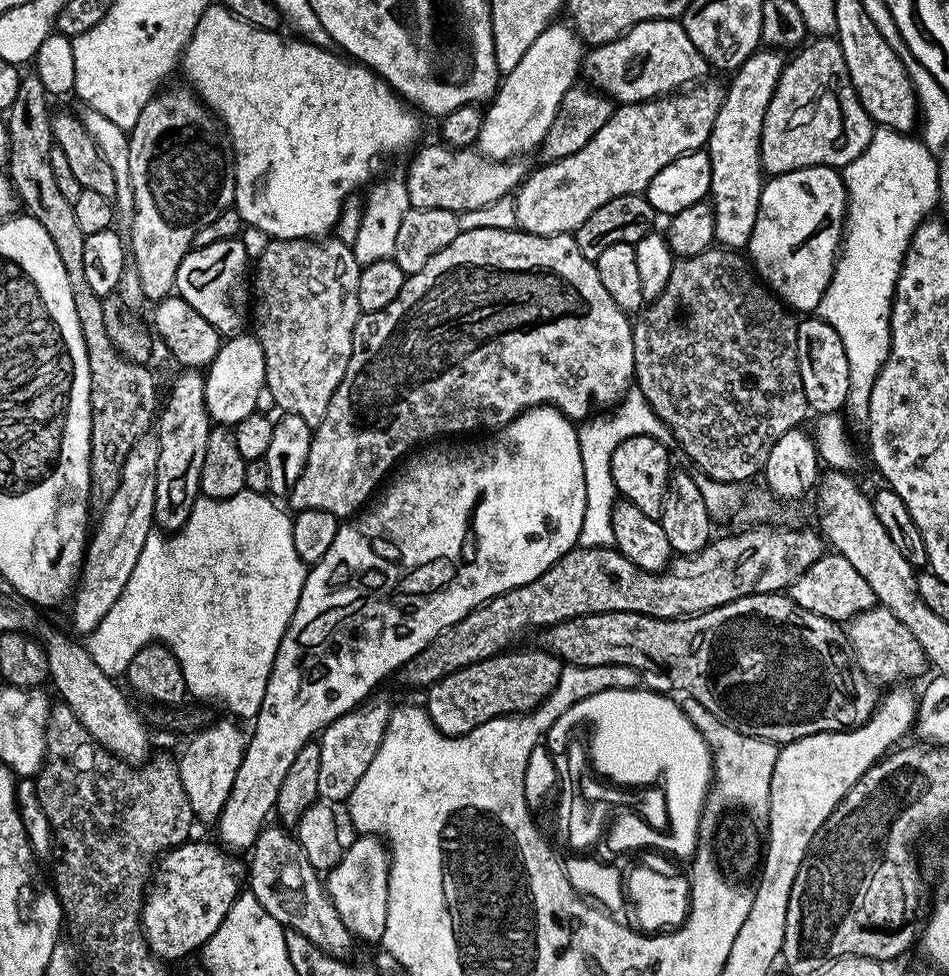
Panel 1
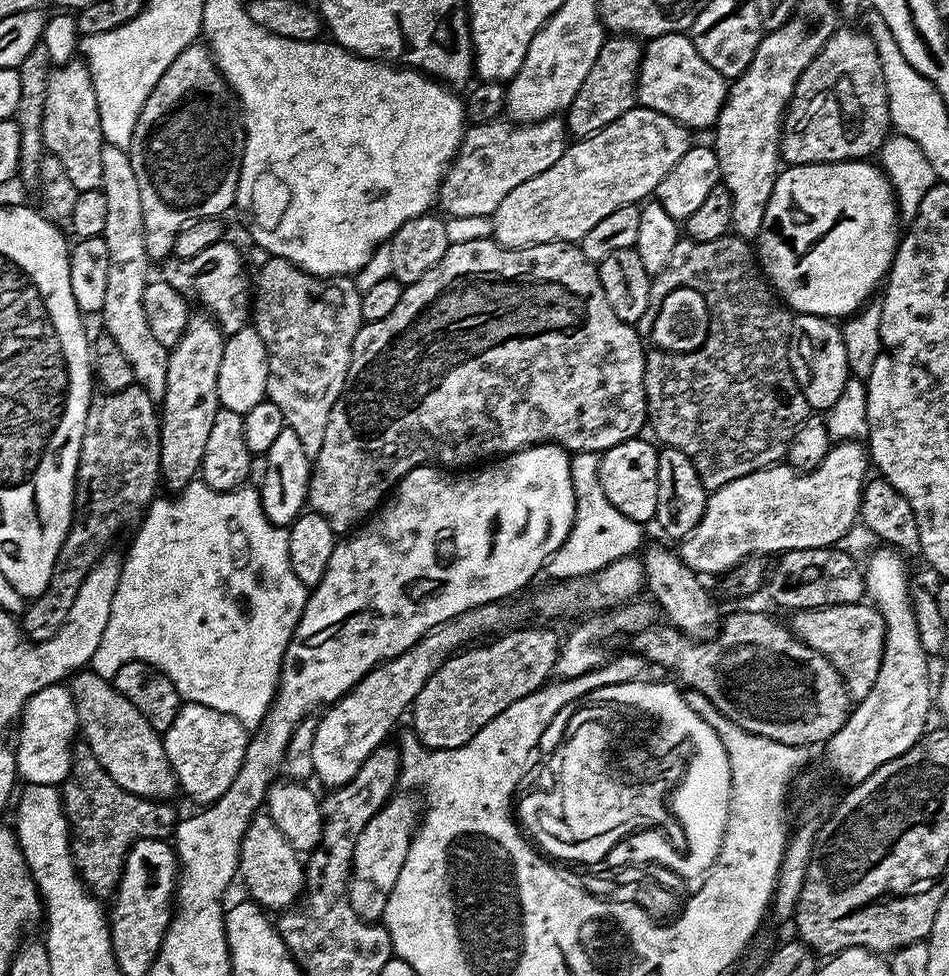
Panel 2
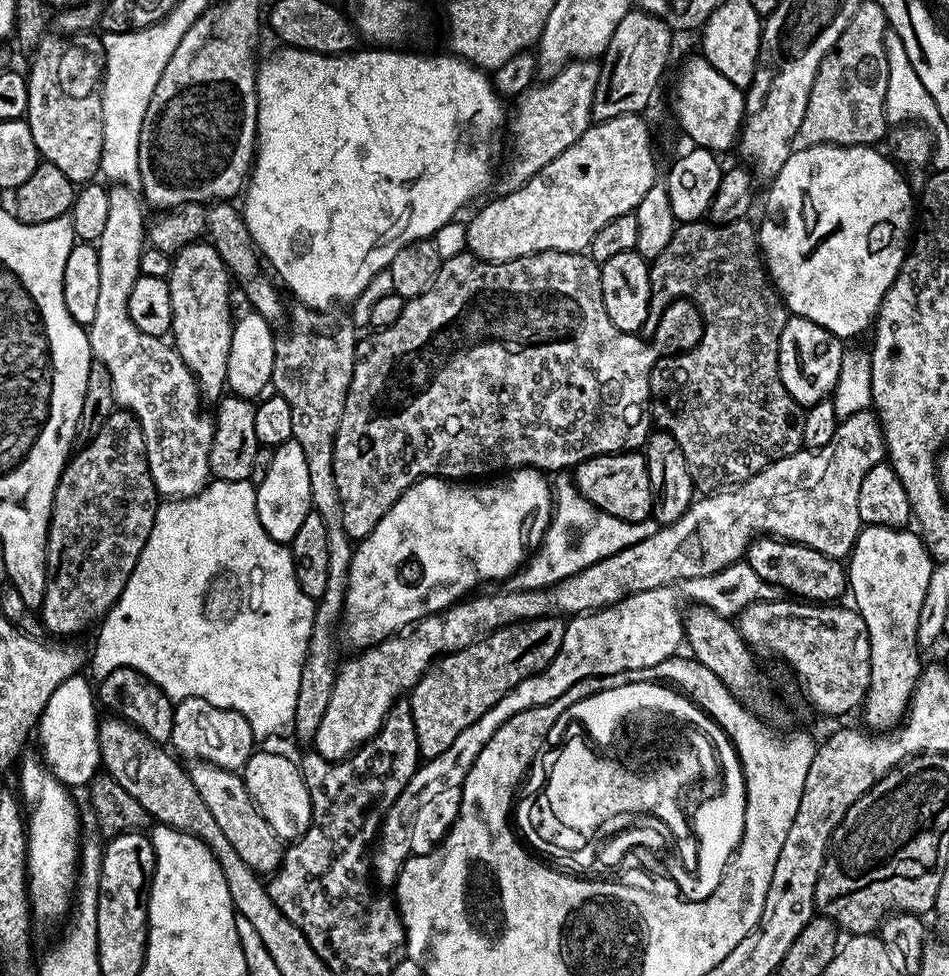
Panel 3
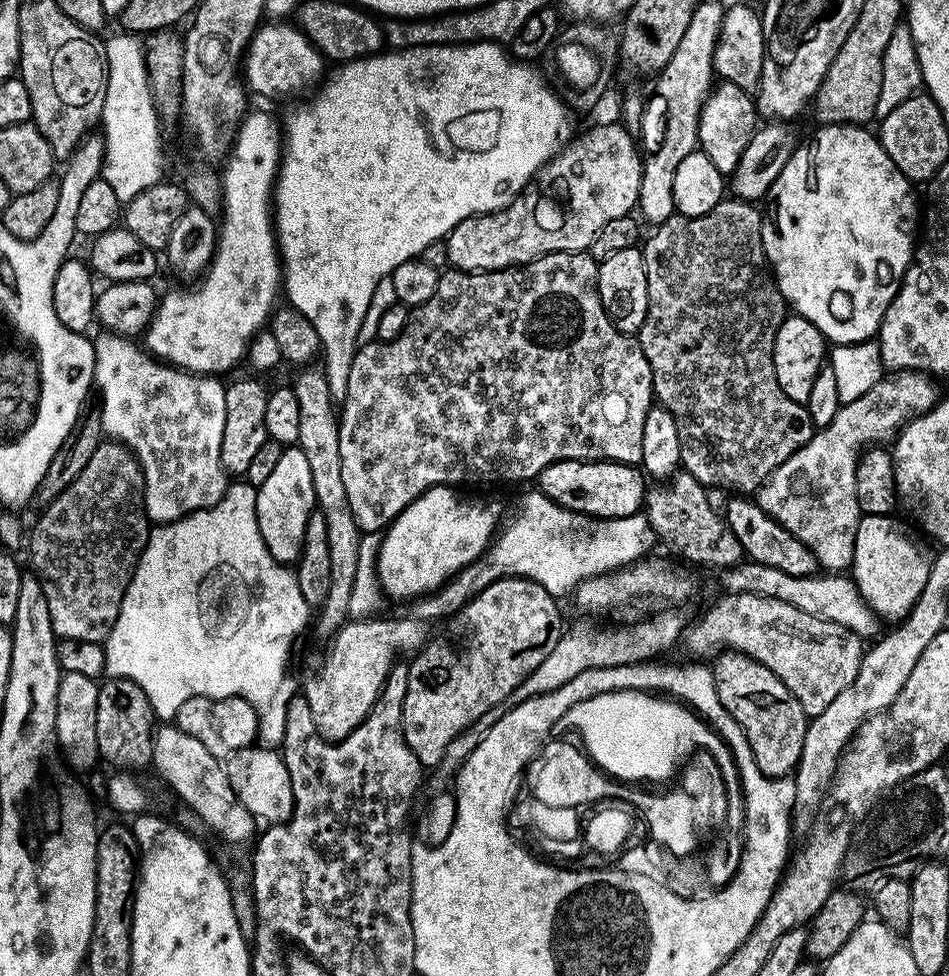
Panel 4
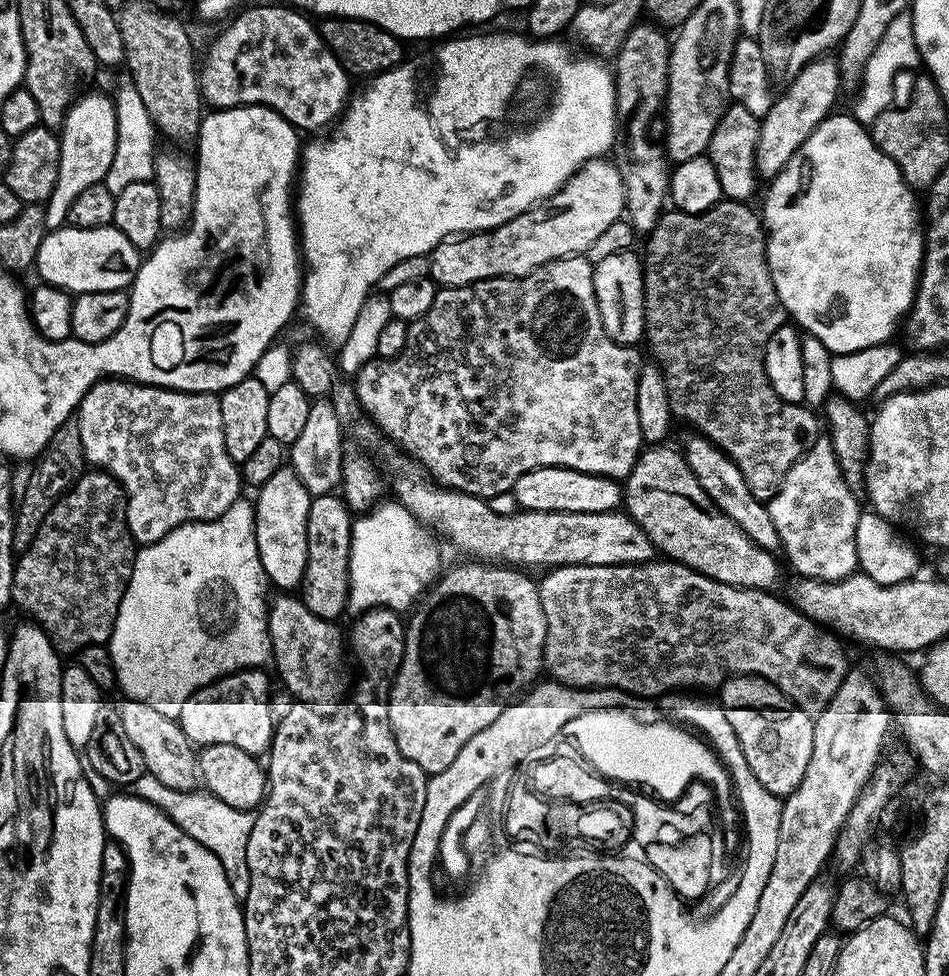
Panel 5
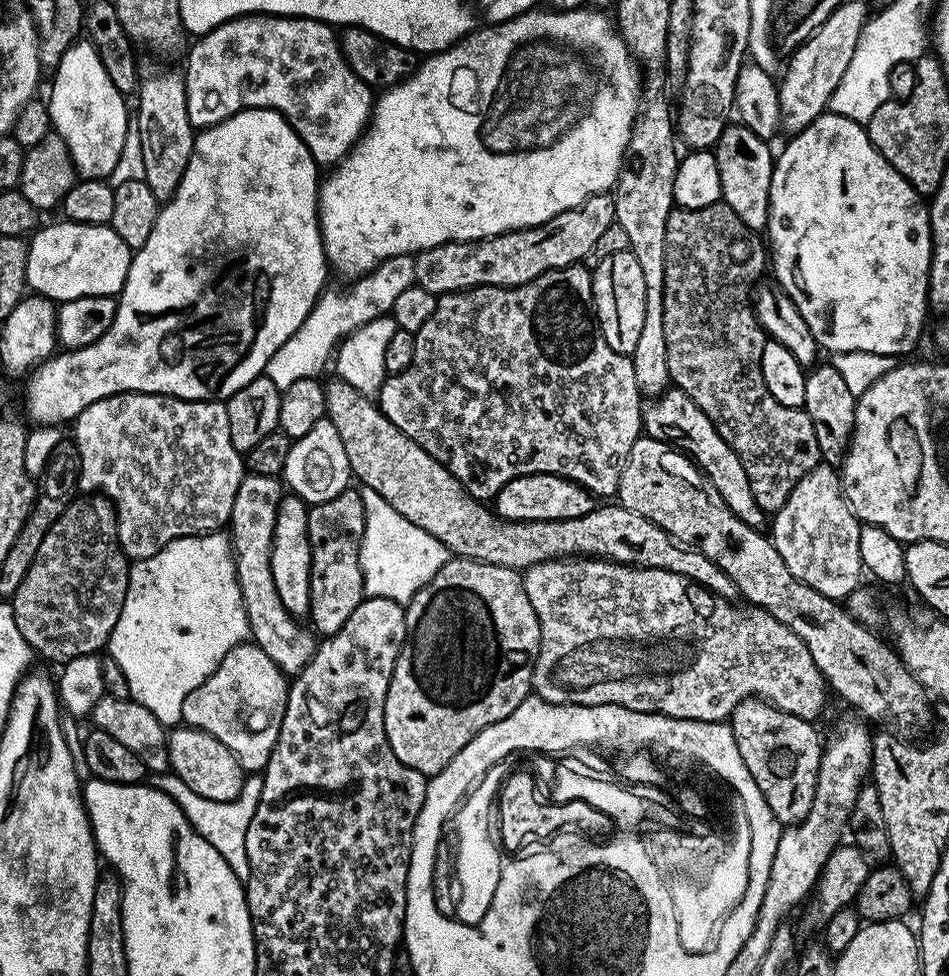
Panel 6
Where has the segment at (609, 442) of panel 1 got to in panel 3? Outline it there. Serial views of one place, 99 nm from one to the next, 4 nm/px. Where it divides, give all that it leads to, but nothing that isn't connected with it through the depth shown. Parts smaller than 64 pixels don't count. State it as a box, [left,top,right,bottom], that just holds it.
[507,479,648,590]

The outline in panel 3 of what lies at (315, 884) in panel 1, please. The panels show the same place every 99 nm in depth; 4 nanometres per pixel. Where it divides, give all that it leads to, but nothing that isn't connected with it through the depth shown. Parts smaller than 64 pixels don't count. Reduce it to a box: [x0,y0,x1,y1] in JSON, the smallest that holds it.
[188,762,286,873]

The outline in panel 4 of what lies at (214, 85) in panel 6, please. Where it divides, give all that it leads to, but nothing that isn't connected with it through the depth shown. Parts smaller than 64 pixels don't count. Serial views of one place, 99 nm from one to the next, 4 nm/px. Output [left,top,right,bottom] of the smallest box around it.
[242,22,325,96]

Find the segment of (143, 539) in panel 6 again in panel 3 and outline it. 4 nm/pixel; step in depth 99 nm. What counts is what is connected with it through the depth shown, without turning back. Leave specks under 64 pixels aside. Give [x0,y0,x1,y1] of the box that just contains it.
[86,183,214,498]

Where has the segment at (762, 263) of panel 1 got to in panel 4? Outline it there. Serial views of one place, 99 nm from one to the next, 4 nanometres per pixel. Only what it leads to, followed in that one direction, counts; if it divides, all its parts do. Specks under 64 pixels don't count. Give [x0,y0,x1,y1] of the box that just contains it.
[762,124,918,345]

